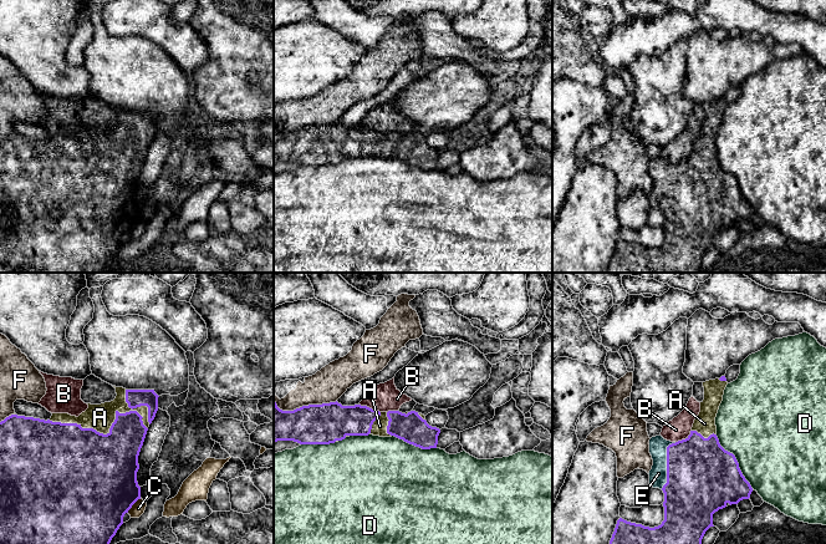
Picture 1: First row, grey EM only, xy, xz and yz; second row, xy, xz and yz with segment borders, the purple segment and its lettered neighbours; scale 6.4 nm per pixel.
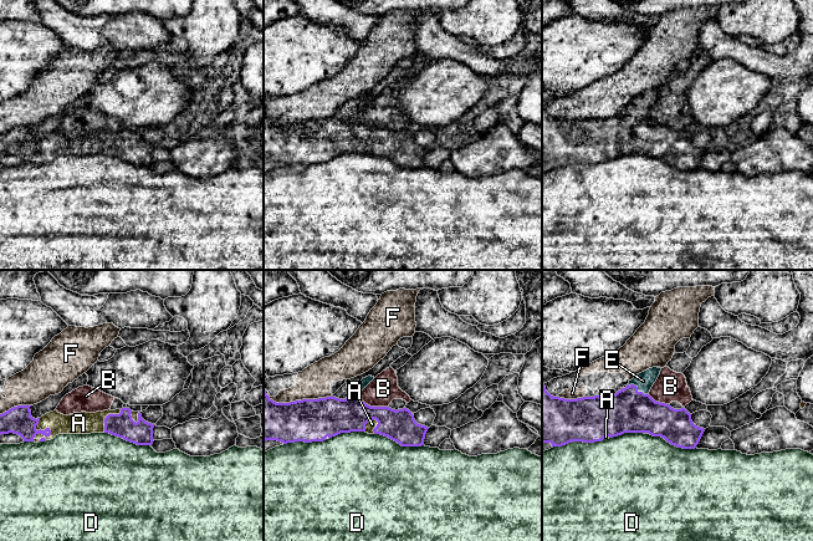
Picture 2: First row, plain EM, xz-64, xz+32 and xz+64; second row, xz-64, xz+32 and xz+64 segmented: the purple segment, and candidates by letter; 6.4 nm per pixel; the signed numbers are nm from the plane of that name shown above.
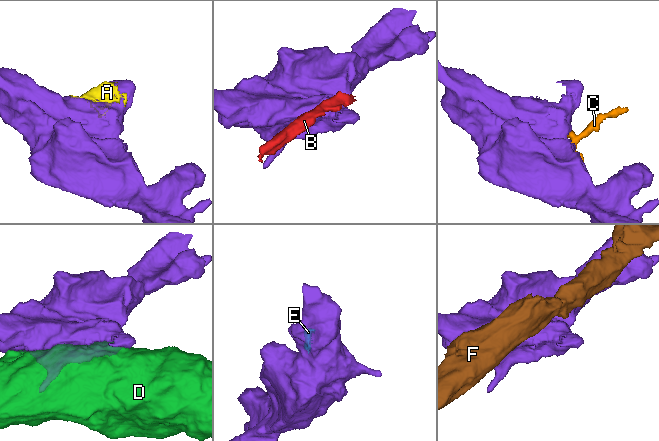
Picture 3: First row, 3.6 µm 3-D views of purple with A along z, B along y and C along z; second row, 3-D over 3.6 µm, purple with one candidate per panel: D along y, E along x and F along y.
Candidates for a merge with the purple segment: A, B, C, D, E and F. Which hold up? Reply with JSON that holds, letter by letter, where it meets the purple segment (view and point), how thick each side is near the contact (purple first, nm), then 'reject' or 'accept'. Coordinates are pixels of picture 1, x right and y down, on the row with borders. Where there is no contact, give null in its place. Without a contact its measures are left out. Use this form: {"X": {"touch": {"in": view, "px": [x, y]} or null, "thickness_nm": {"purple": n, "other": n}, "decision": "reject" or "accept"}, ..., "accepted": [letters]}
{"A": {"touch": {"in": "xy", "px": [111, 427]}, "thickness_nm": {"purple": 400, "other": 170}, "decision": "accept"}, "B": {"touch": {"in": "xz", "px": [368, 407]}, "thickness_nm": {"purple": 240, "other": 180}, "decision": "reject"}, "C": {"touch": {"in": "xy", "px": [133, 503]}, "thickness_nm": {"purple": 480, "other": 90}, "decision": "reject"}, "D": {"touch": {"in": "yz", "px": [737, 461]}, "thickness_nm": {"purple": 460, "other": 500}, "decision": "reject"}, "E": {"touch": {"in": "yz", "px": [667, 463]}, "thickness_nm": {"purple": 460, "other": 110}, "decision": "accept"}, "F": {"touch": {"in": "xz", "px": [302, 406]}, "thickness_nm": {"purple": 260, "other": 220}, "decision": "reject"}, "accepted": ["A", "E"]}

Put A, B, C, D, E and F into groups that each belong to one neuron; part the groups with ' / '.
A E / B / C / D / F

